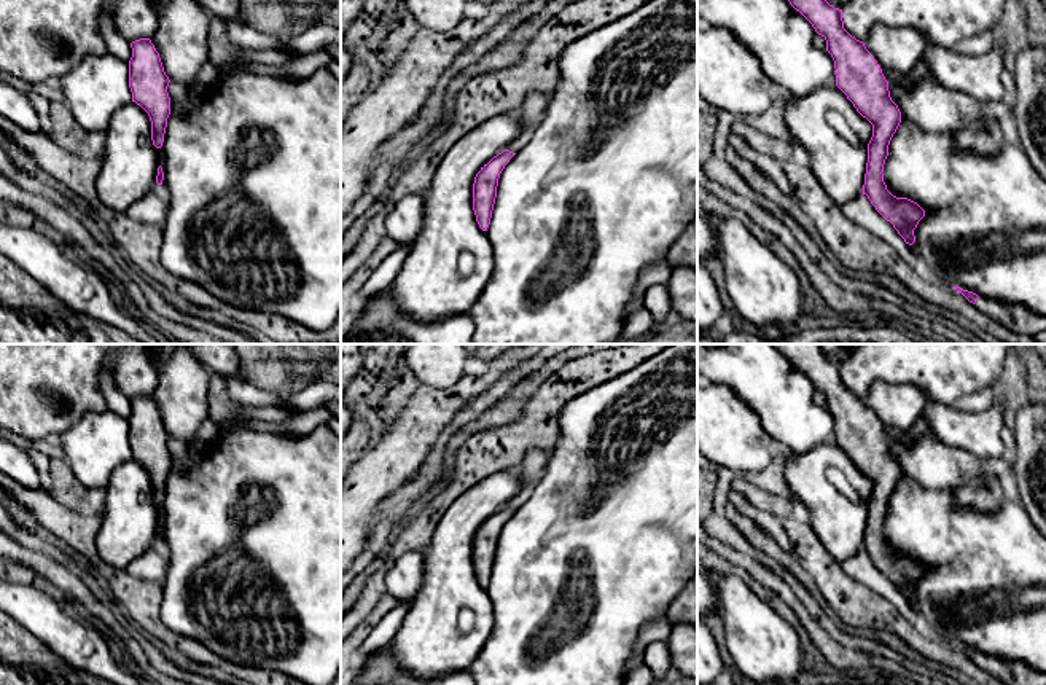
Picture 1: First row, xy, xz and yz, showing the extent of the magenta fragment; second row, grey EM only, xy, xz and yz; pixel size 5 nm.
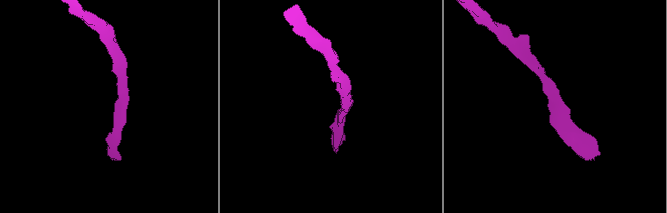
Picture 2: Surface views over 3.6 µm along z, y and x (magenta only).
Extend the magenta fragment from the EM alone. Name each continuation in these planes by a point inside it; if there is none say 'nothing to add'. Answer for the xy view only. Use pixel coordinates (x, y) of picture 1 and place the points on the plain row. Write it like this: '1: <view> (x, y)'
nothing to add

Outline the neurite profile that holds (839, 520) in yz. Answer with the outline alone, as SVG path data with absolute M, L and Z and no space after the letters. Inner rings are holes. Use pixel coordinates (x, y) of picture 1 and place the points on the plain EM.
M823 443L806 454L790 456L785 462L785 480L794 500L810 510L812 529L837 562L863 551L872 481L837 443ZM831 467L845 475L849 494L829 483L826 472Z

